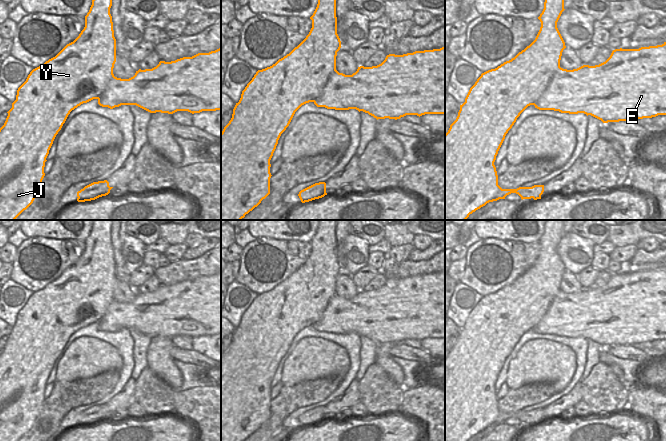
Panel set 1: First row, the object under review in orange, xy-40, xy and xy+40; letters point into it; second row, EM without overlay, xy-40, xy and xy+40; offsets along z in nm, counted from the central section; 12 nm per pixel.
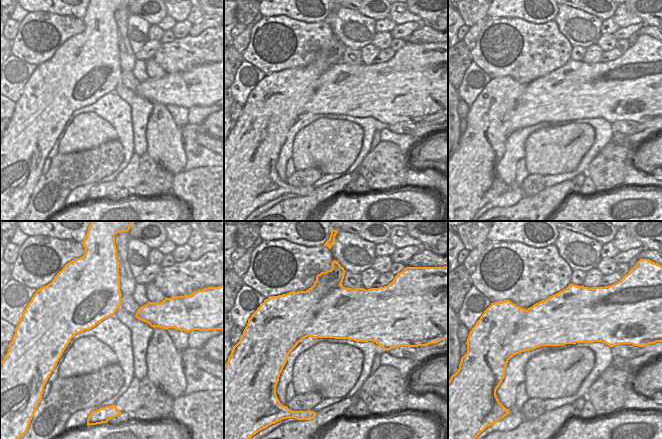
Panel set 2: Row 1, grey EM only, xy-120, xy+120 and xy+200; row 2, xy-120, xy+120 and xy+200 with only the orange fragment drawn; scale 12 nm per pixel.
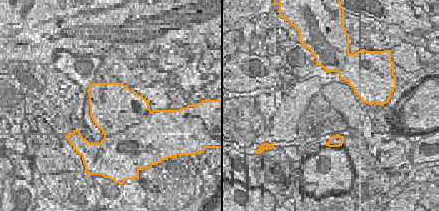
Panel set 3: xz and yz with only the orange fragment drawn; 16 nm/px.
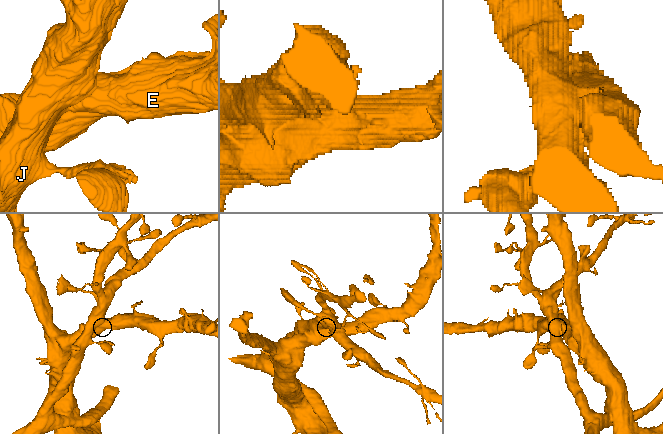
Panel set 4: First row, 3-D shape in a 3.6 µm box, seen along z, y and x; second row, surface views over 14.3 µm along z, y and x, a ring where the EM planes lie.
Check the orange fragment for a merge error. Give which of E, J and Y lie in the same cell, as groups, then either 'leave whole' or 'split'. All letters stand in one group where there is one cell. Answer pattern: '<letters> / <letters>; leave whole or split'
E / J Y; split

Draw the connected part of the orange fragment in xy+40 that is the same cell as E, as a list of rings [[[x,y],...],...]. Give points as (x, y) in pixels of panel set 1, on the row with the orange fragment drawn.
[[[666,42],[639,49],[615,49],[603,63],[583,65],[577,69],[559,68],[541,98],[534,104],[539,110],[591,115],[603,123],[633,121],[666,115]]]

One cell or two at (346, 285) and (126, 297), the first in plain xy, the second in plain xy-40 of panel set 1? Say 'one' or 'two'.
one

